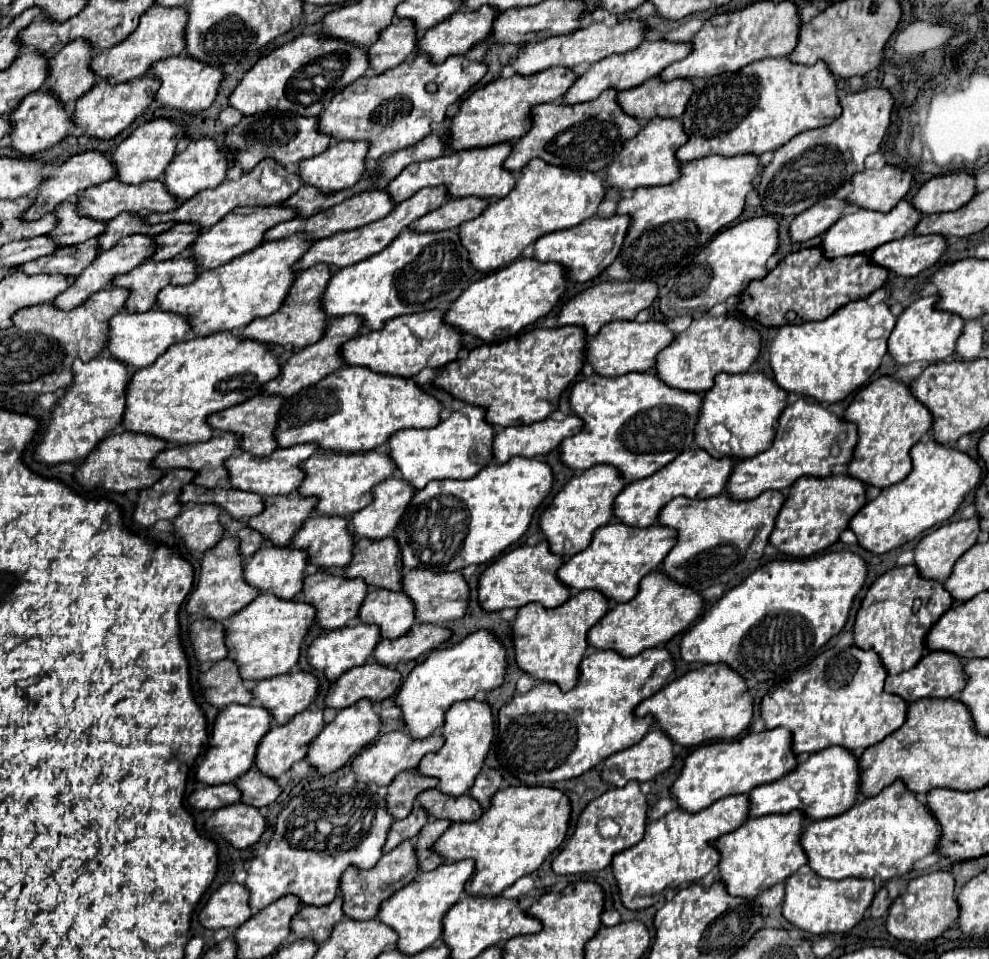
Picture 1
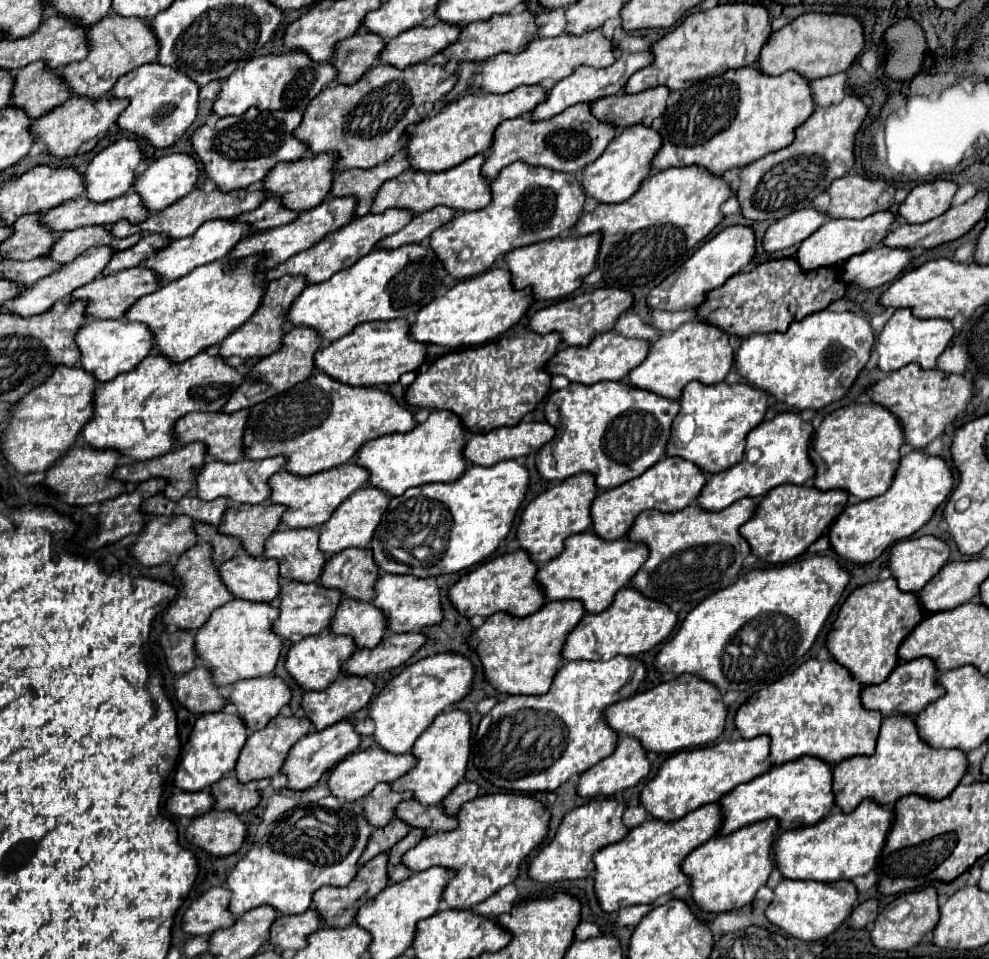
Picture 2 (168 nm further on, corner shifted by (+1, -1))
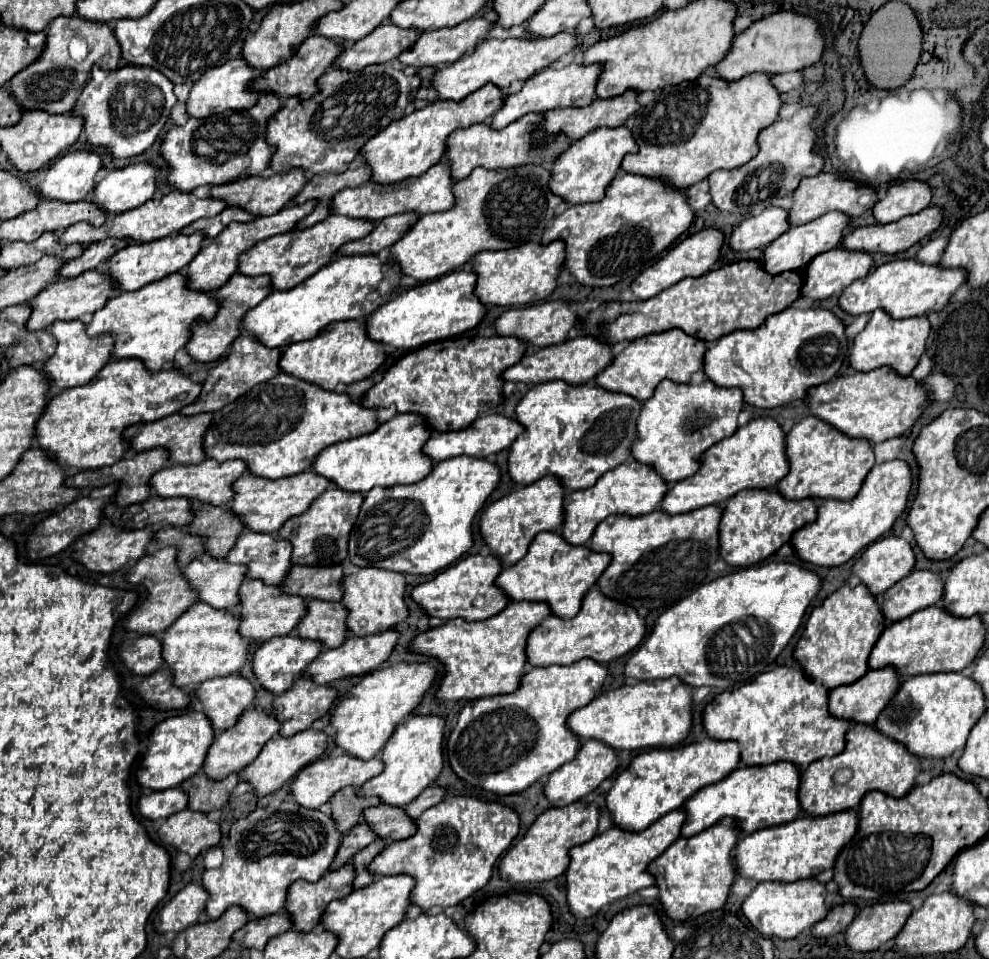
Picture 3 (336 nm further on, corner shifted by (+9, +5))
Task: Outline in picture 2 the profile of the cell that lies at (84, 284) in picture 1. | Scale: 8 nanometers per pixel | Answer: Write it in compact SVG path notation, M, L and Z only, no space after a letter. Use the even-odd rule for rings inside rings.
M90 247L86 249L82 255L78 255L74 261L62 265L58 271L38 279L34 285L28 285L20 291L18 297L6 301L2 305L4 311L8 313L14 313L14 315L20 315L20 317L32 317L32 315L38 315L38 313L44 313L46 309L50 309L58 299L66 299L74 289L90 283L98 273L102 273L102 269L106 267L106 261L110 261L112 257L112 249L110 247Z

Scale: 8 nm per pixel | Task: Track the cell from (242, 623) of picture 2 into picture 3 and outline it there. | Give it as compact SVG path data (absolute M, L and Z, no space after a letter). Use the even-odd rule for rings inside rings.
M198 601L166 629L162 649L162 657L174 673L174 683L178 687L188 687L240 671L248 661L250 641L238 635L238 613L216 611L214 607Z

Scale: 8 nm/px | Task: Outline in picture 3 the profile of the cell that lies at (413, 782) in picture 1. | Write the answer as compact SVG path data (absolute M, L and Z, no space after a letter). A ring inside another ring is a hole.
M344 787L342 791L338 791L332 799L332 815L338 823L338 829L342 833L348 833L354 825L358 825L362 821L362 811L366 807L378 805L380 799L374 797L362 797L358 795L358 789L354 787Z

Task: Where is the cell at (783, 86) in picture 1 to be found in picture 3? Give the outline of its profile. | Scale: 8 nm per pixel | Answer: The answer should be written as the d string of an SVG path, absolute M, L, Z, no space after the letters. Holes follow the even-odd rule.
M704 73L696 81L664 87L656 101L636 113L632 133L640 151L626 155L622 169L662 177L678 189L688 189L716 169L734 169L748 163L758 153L760 129L776 121L784 103L782 93L770 79L768 73L752 73L740 81L726 81Z

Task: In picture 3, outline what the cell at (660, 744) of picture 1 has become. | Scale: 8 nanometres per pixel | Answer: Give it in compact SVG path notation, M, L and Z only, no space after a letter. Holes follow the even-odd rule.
M588 739L582 743L574 761L562 765L560 769L556 769L550 775L550 779L544 787L544 793L554 807L566 807L582 797L586 797L588 793L592 793L604 779L608 779L610 775L616 773L618 765L620 765L620 759L612 747L606 747L606 743L602 743L598 739Z

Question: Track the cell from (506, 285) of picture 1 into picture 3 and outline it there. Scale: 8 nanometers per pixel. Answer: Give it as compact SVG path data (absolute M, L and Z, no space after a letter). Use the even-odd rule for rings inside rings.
M452 271L436 281L414 287L390 303L382 305L366 319L368 335L384 345L400 349L418 349L422 345L444 341L474 329L486 315L486 305L476 295L476 279L472 271Z

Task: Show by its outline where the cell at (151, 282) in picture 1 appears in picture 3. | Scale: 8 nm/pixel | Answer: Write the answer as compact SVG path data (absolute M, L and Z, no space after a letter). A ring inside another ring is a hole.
M98 269L86 271L86 273L82 273L78 277L72 277L72 279L58 279L50 287L46 287L42 293L38 293L34 297L34 301L30 303L32 305L32 315L28 319L28 327L32 331L48 329L54 321L72 321L72 319L80 319L84 315L92 315L108 303L110 295L116 289L118 287L114 285L114 279L108 273L100 273Z

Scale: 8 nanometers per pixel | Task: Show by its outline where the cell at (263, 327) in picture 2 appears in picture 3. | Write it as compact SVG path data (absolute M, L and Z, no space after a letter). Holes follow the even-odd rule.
M242 273L232 275L230 281L216 291L216 297L220 299L218 315L210 323L198 323L192 329L192 339L186 345L188 353L198 361L218 361L220 357L228 355L230 343L234 343L234 339L242 333L242 319L246 311L262 303L270 293L272 293L272 281L268 275L262 275L262 277L248 277Z

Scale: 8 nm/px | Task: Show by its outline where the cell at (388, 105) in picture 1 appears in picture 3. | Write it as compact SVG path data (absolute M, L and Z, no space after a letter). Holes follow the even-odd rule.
M390 63L384 65L372 65L362 71L342 71L340 67L332 67L318 79L322 91L310 99L284 99L282 109L268 121L268 143L276 147L276 153L272 157L270 169L274 173L290 171L294 167L302 167L310 175L318 173L342 173L346 167L360 157L360 149L378 135L382 129L390 125L390 121L396 121L398 117L404 117L406 107L410 103L412 91L420 87L420 77L410 75L406 77L404 69L396 69Z

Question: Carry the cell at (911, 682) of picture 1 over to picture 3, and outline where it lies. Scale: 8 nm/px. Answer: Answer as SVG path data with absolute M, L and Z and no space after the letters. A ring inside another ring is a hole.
M894 667L872 669L862 679L830 691L830 713L836 717L858 721L858 723L874 723L874 719L886 709L886 703L894 699L900 685L902 685L902 679L898 677Z

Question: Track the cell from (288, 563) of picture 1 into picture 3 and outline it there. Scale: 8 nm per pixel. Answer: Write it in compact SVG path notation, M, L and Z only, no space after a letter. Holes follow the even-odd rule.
M200 555L184 569L184 575L198 589L200 599L214 609L232 611L238 607L238 587L246 579L246 567L214 559L212 555Z

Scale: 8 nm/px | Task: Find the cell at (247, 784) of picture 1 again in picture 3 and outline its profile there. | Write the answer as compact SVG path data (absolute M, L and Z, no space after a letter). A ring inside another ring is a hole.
M200 771L198 775L186 779L180 787L190 795L190 803L188 803L190 811L210 813L214 809L224 809L228 805L230 793L238 785L238 781L240 777L236 773L228 775L222 781L214 781L204 771Z

